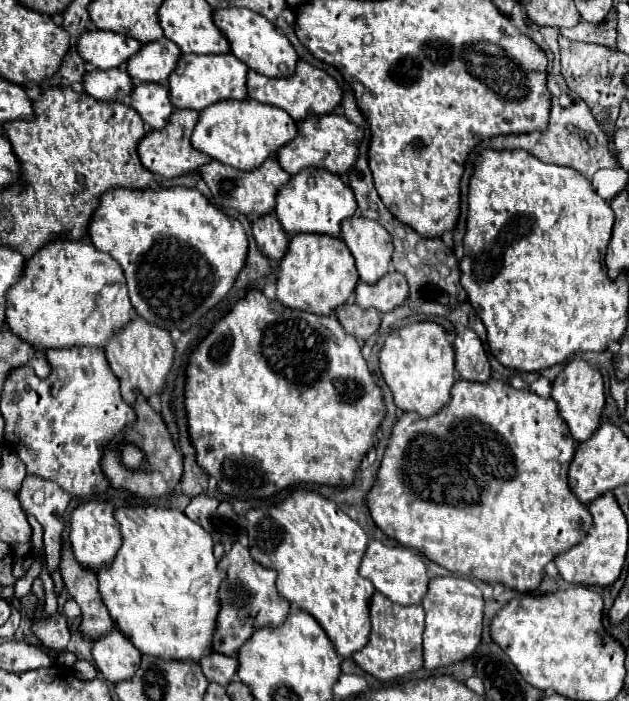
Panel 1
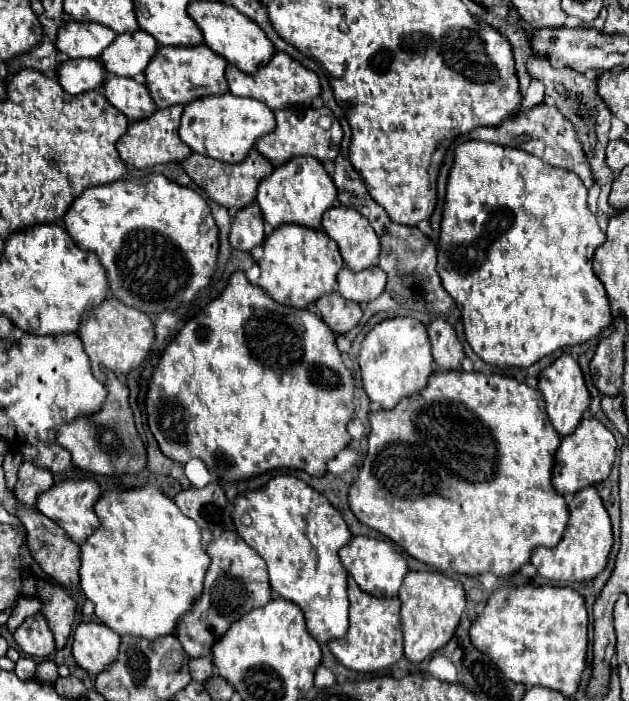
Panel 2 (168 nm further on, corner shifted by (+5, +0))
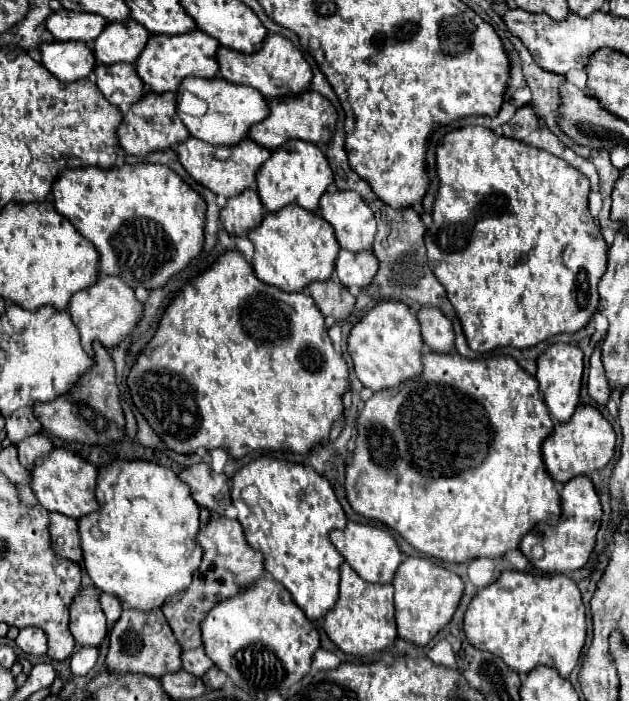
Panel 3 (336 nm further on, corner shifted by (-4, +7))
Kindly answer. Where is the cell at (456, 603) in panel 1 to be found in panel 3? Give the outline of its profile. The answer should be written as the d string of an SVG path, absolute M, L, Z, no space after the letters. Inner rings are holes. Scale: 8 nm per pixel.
M407 557L395 573L393 587L399 637L417 647L425 647L453 619L465 591L465 581L443 565L437 565L433 559Z

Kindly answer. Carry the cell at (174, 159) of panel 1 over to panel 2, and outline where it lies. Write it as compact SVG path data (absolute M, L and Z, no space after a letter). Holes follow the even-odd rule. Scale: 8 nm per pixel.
M170 106L164 110L156 110L150 118L132 122L126 134L116 142L116 150L120 158L134 168L150 168L166 162L182 162L192 150L184 142L180 142L178 136L180 116L182 116L182 106Z

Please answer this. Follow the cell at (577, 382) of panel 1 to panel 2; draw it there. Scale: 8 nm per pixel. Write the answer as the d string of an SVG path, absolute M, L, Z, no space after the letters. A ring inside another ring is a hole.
M570 354L558 356L550 366L540 370L538 390L544 394L546 412L548 412L548 420L552 422L552 426L558 430L560 436L570 434L570 430L574 430L580 424L582 414L590 404L590 394L586 390L584 376L582 376L582 370L580 370L578 362Z

